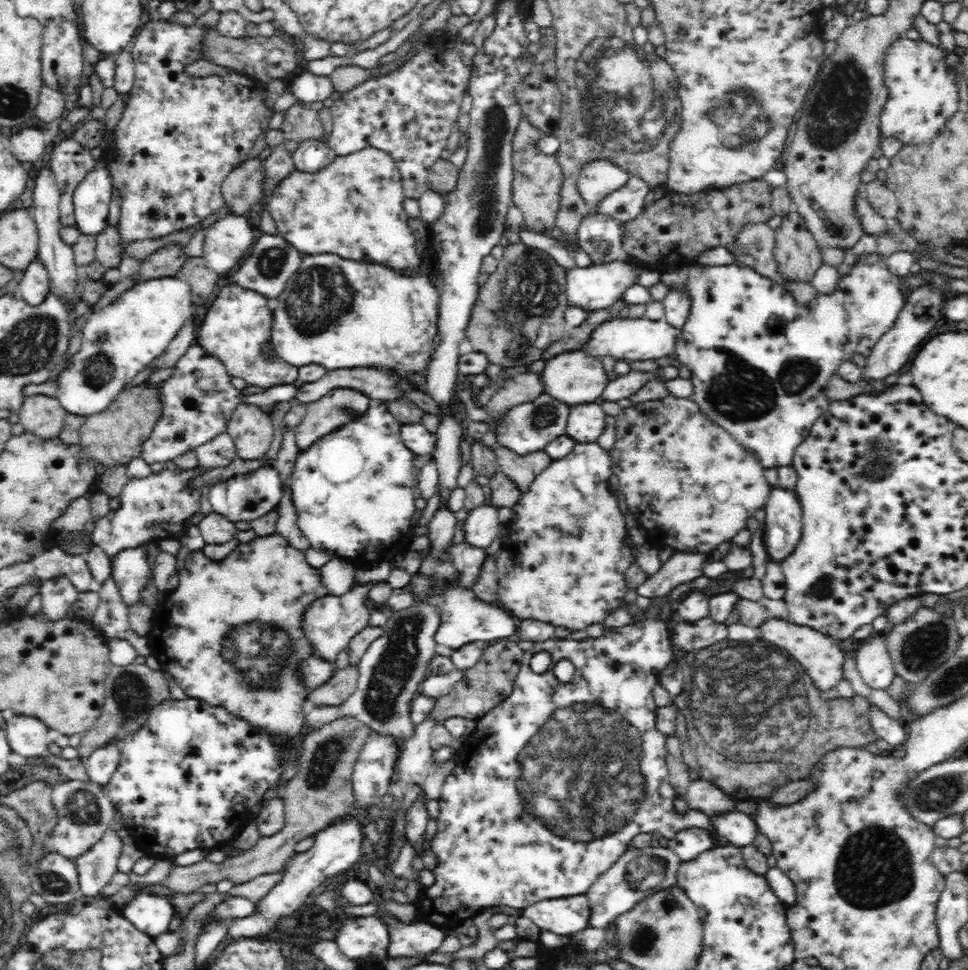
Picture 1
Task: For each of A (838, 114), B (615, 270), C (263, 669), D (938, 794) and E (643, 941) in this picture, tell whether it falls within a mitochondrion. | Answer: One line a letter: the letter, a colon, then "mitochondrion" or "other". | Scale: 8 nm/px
A: mitochondrion
B: other
C: mitochondrion
D: mitochondrion
E: mitochondrion

